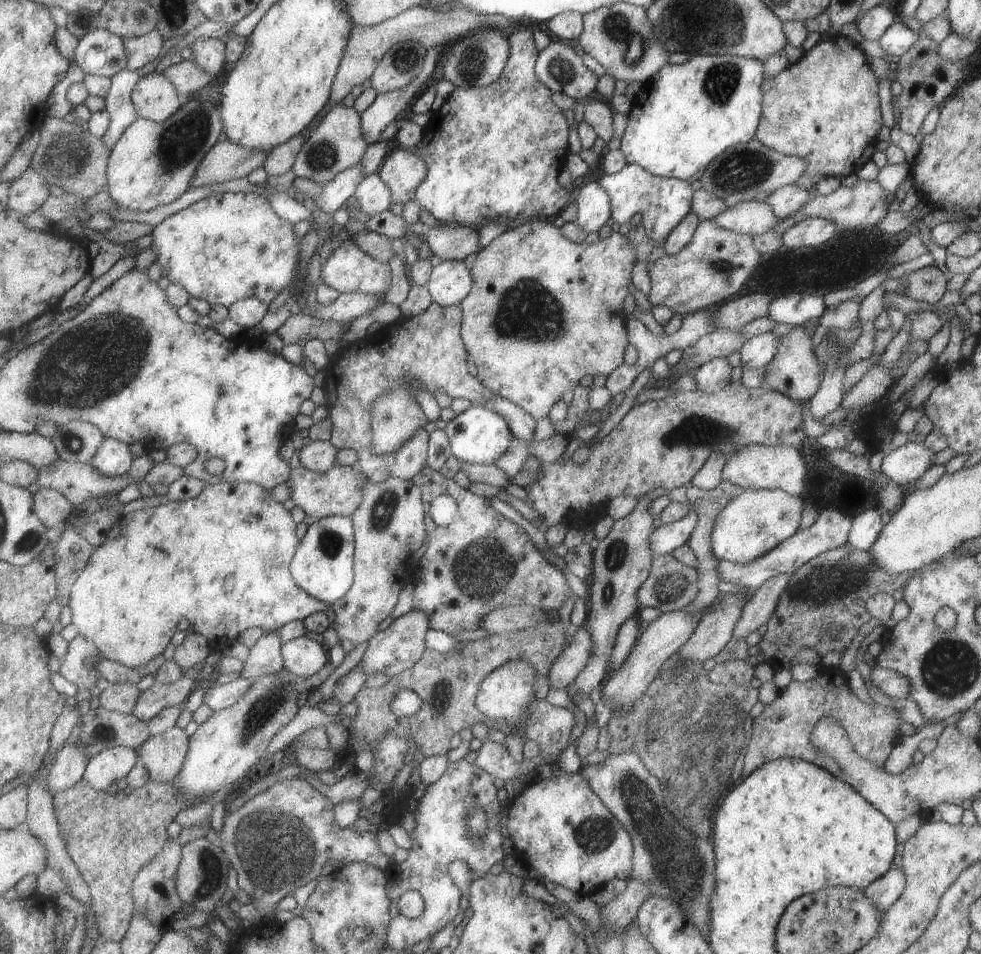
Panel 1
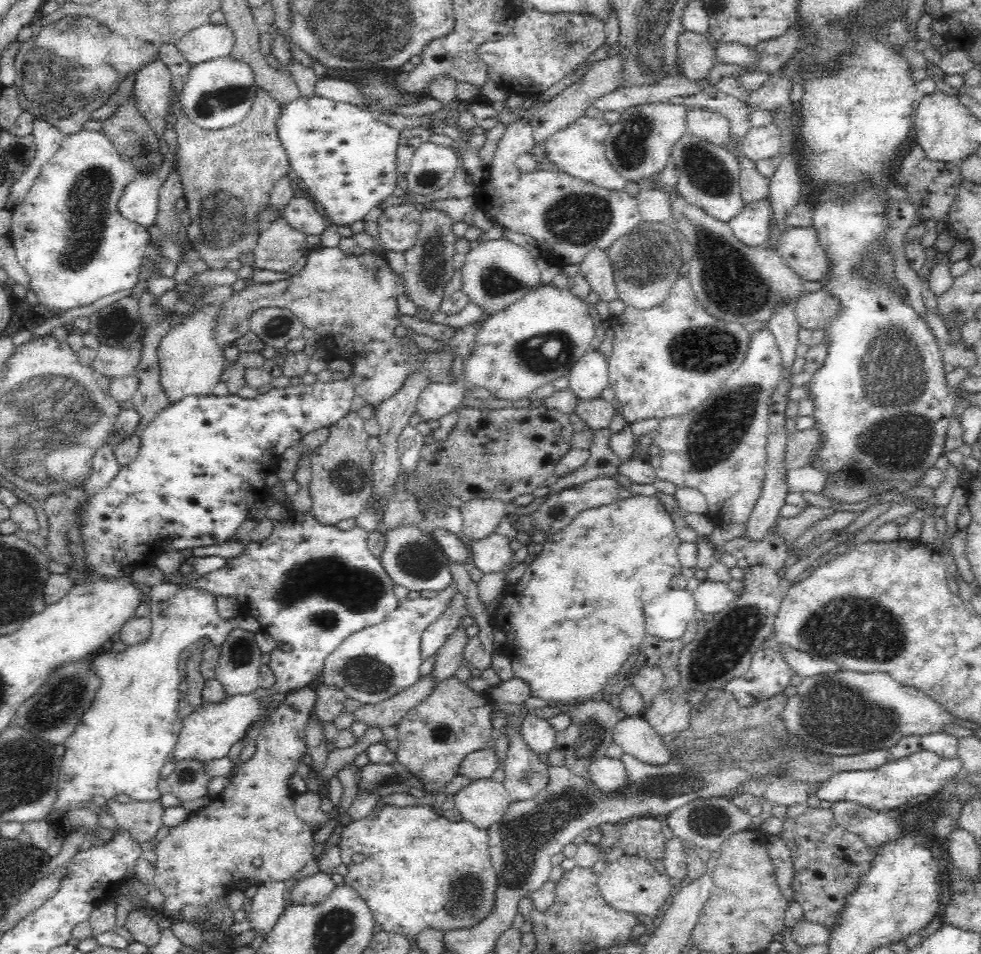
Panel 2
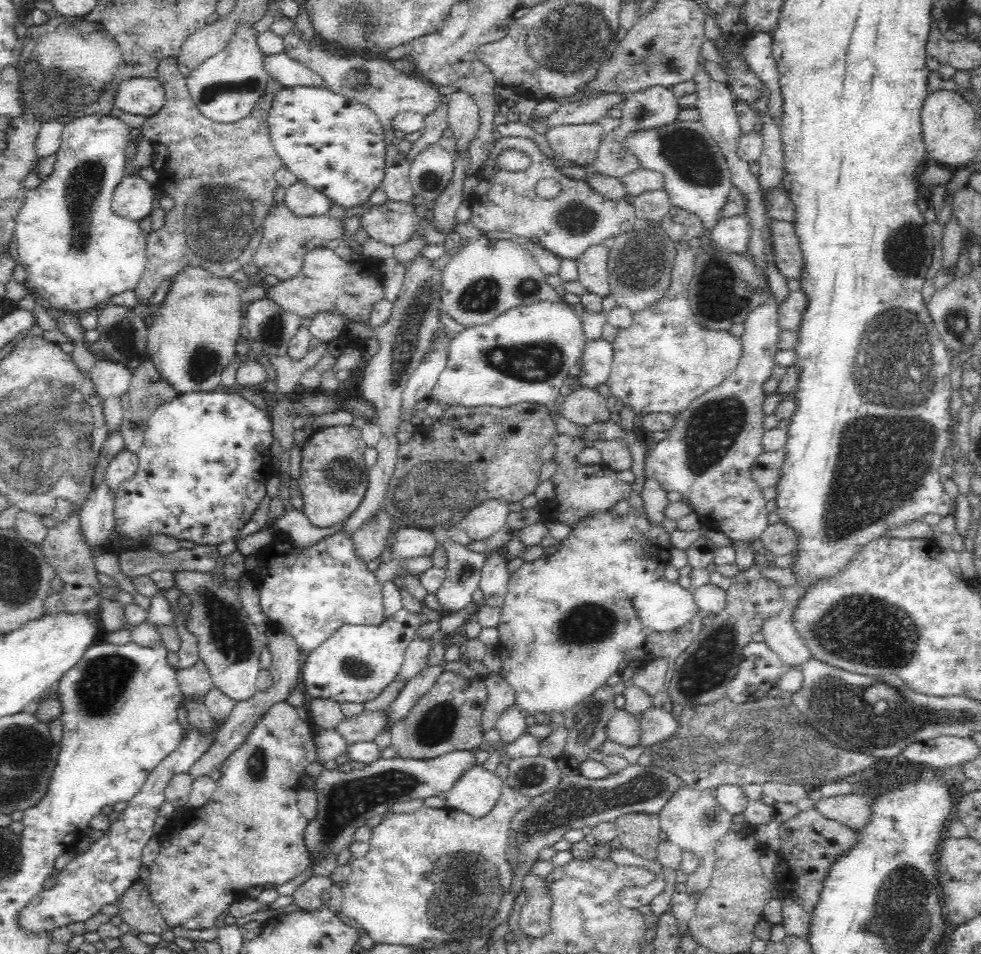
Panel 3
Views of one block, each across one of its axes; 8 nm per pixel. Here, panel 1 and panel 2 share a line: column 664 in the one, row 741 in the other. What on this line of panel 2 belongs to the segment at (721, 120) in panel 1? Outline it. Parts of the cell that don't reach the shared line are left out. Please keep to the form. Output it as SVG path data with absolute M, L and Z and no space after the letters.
M164 582L158 584L158 586L152 586L151 591L147 597L148 605L150 607L151 614L151 627L152 632L150 636L142 642L127 646L122 652L115 652L113 649L109 651L99 651L97 654L90 658L92 672L95 672L100 679L100 688L96 691L94 700L90 705L90 708L84 712L79 723L74 728L74 732L66 738L64 741L64 755L60 759L60 774L58 783L58 794L55 803L52 805L51 810L59 810L59 812L70 812L78 808L78 804L86 804L91 802L94 796L104 796L106 799L113 799L117 794L127 794L132 800L159 800L161 797L160 791L158 791L158 780L160 780L161 768L166 764L166 758L168 754L173 752L173 748L178 742L179 734L182 728L182 718L178 716L178 702L183 697L178 692L178 685L181 681L181 676L178 673L178 661L180 660L180 653L186 648L193 648L200 638L207 636L211 641L210 645L219 647L222 642L227 639L228 633L233 628L242 628L244 630L259 632L261 626L256 618L251 615L236 616L234 618L224 620L221 616L218 616L218 611L215 607L216 595L205 590L198 590L192 587L192 584L176 584L173 582Z

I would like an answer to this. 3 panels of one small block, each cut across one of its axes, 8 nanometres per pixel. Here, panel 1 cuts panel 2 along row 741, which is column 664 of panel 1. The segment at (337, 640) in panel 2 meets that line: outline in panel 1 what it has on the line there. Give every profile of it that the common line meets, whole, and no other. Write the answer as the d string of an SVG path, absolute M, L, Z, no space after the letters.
M627 163L620 172L602 176L598 182L612 200L611 216L616 220L616 228L628 229L634 222L642 222L646 238L652 238L654 242L667 238L674 226L678 226L682 218L691 212L694 190L690 182L654 176L636 163Z

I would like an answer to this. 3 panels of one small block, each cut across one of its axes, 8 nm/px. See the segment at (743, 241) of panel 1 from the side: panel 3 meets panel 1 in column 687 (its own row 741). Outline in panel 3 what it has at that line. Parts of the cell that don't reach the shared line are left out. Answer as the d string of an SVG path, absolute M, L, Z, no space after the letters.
M286 700L270 708L255 724L248 738L222 762L221 777L216 790L201 807L185 810L182 817L171 817L168 825L158 833L159 854L150 869L149 893L170 929L206 930L212 934L217 919L233 902L233 894L251 886L284 884L306 870L310 864L304 843L307 819L301 815L297 788L306 766L316 761L312 725L301 720Z

